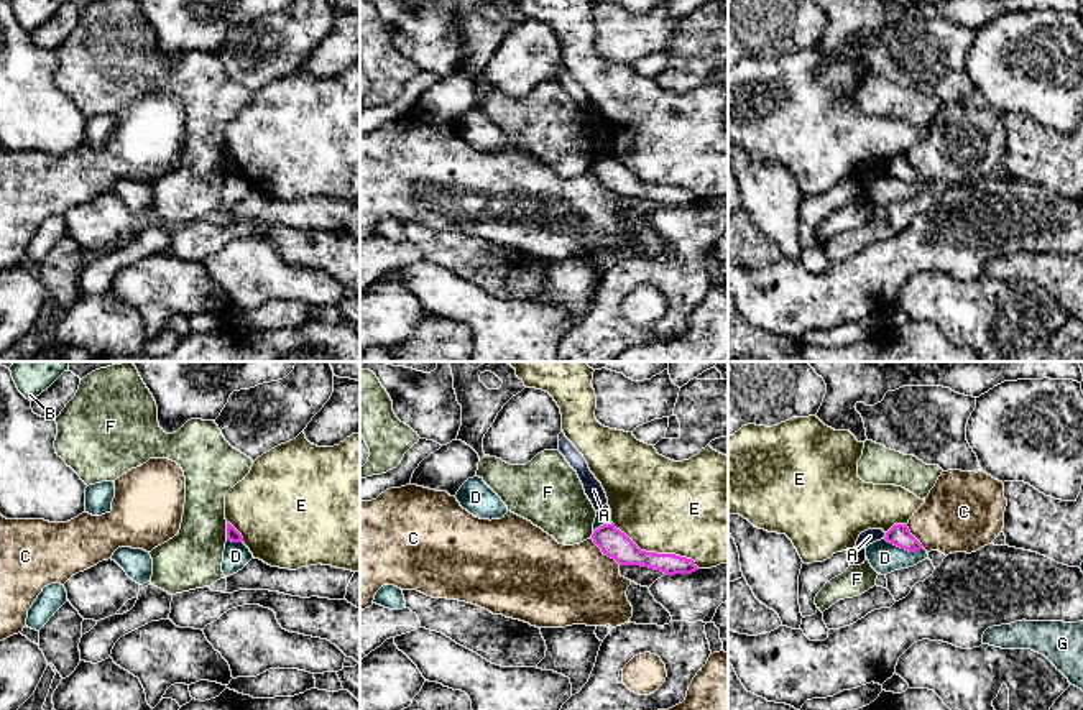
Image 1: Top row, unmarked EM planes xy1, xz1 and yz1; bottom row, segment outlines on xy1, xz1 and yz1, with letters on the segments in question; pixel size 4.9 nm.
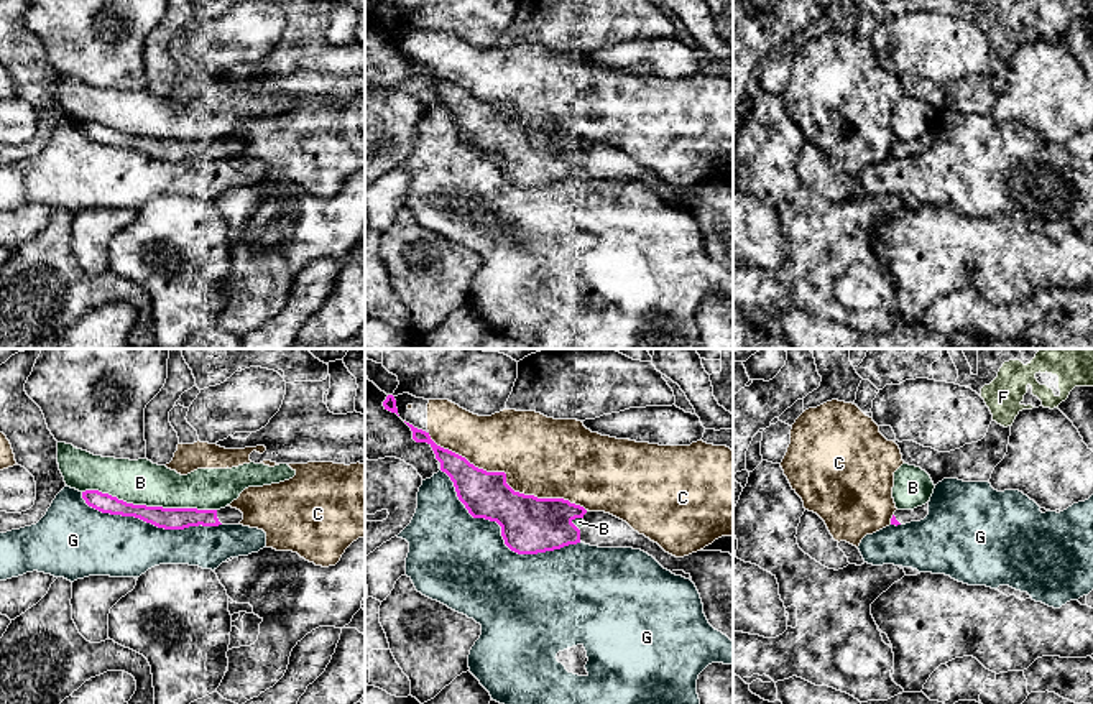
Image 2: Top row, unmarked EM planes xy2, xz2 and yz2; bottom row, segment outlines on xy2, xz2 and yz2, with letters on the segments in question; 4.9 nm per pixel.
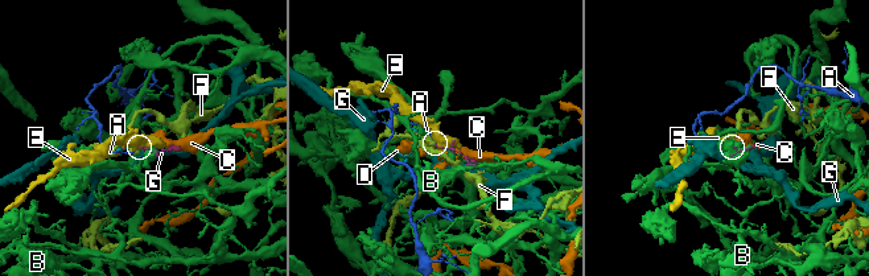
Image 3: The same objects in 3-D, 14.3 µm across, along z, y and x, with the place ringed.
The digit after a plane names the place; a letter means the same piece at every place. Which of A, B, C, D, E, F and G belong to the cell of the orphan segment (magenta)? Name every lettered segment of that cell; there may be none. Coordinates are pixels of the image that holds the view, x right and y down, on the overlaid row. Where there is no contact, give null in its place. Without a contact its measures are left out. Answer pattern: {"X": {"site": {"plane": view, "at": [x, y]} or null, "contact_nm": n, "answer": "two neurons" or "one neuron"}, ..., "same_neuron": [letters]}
{"A": {"site": {"plane": "yz1", "at": [884, 536]}, "contact_nm": 40, "answer": "two neurons"}, "B": {"site": {"plane": "xy2", "at": [150, 507]}, "contact_nm": 650, "answer": "two neurons"}, "C": {"site": {"plane": "xz2", "at": [505, 479]}, "contact_nm": 850, "answer": "two neurons"}, "D": {"site": {"plane": "yz1", "at": [904, 548]}, "contact_nm": 200, "answer": "two neurons"}, "E": {"site": {"plane": "xz1", "at": [654, 553]}, "contact_nm": 480, "answer": "two neurons"}, "F": {"site": {"plane": "xy1", "at": [227, 531]}, "contact_nm": 90, "answer": "two neurons"}, "G": {"site": {"plane": "xz2", "at": [502, 535]}, "contact_nm": 750, "answer": "two neurons"}, "same_neuron": []}

